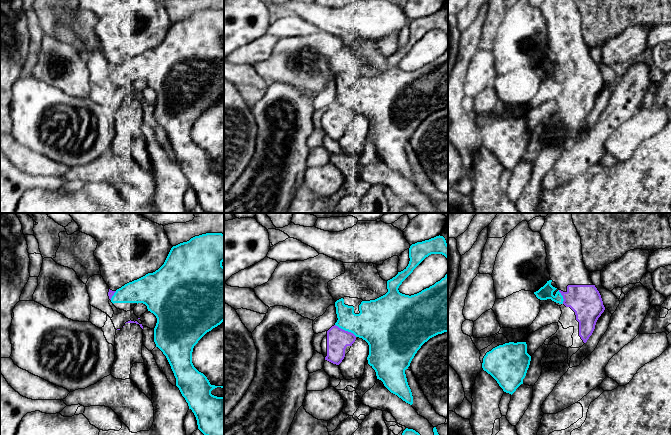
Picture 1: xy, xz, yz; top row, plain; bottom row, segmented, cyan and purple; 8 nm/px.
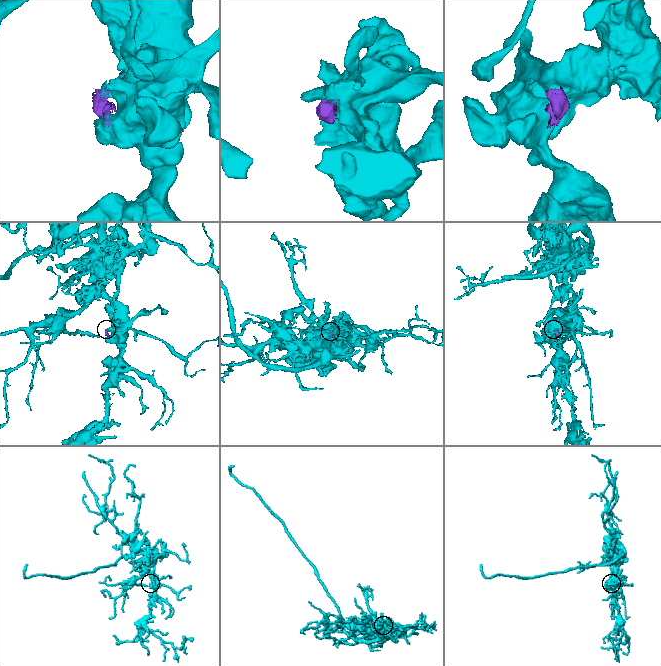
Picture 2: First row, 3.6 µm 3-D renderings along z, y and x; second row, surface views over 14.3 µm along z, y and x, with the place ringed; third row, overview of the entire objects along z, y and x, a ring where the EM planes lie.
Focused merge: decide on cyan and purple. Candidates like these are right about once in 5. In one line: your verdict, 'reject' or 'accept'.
reject

